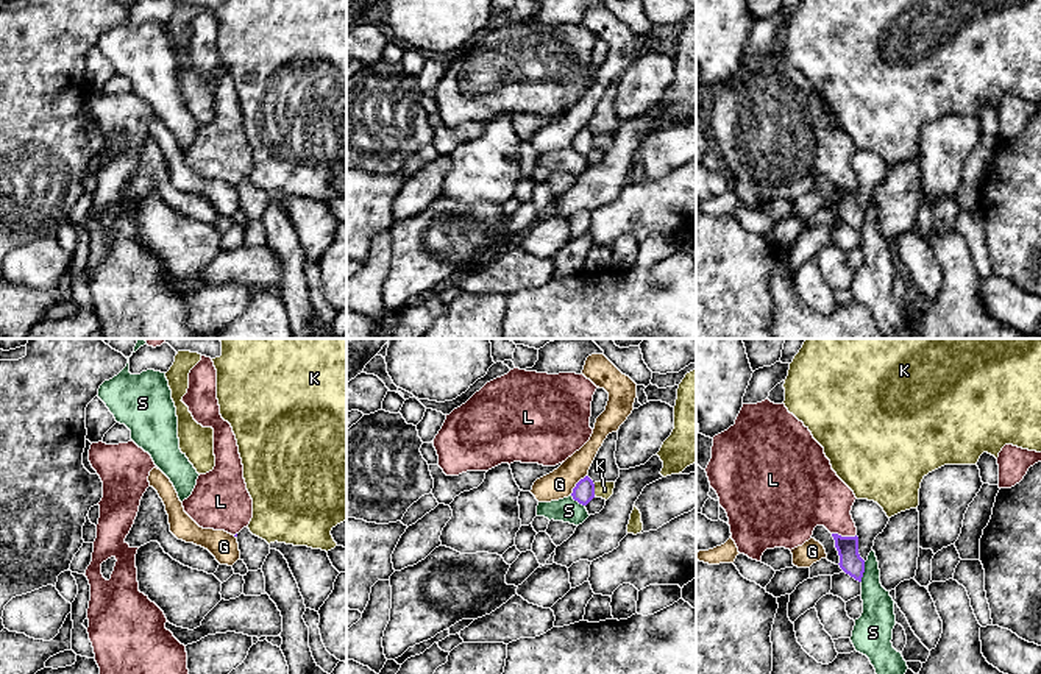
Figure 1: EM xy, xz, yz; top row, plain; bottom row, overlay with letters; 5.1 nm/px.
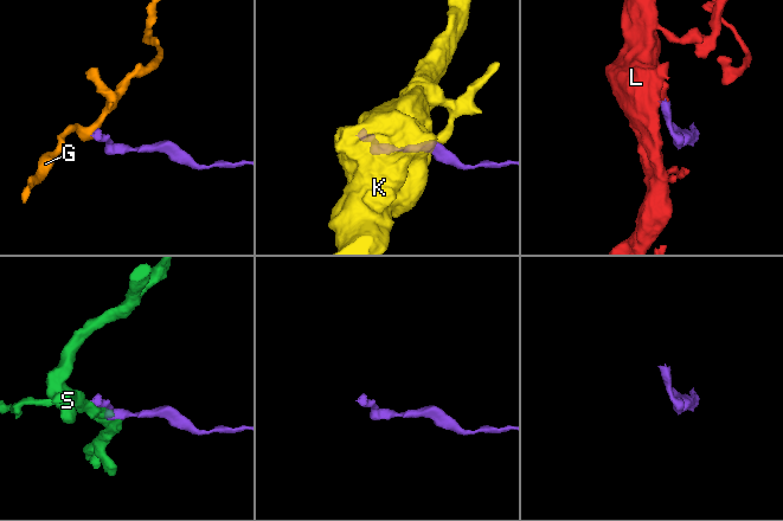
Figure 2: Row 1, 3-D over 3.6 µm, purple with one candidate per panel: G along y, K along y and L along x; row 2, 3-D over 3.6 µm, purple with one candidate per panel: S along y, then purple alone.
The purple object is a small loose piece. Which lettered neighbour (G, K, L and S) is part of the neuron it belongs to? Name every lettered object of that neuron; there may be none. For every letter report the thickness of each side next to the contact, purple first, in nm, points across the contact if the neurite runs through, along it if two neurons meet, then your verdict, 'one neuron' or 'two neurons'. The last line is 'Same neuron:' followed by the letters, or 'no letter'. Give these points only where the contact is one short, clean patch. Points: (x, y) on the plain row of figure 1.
G: calibres 110 and 150 nm; border xz (586, 125), (570, 145); two neurons
K: calibres 110 and 90 nm; two neurons
L: calibres 120 and 300 nm; way yz (851, 212), (845, 188), (834, 163), (818, 147); one neuron
S: calibres 120 and 170 nm; two neurons
Same neuron: L

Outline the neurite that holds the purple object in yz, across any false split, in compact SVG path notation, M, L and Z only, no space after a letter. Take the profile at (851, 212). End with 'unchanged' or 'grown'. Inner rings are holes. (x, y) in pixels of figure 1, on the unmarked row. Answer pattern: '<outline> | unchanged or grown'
M769 50L743 55L735 75L713 87L705 123L727 164L730 187L740 204L762 212L766 200L791 201L808 192L816 176L824 176L835 190L840 218L862 232L865 211L858 204L857 178L851 165L857 148L832 120L824 98L785 55Z | grown

